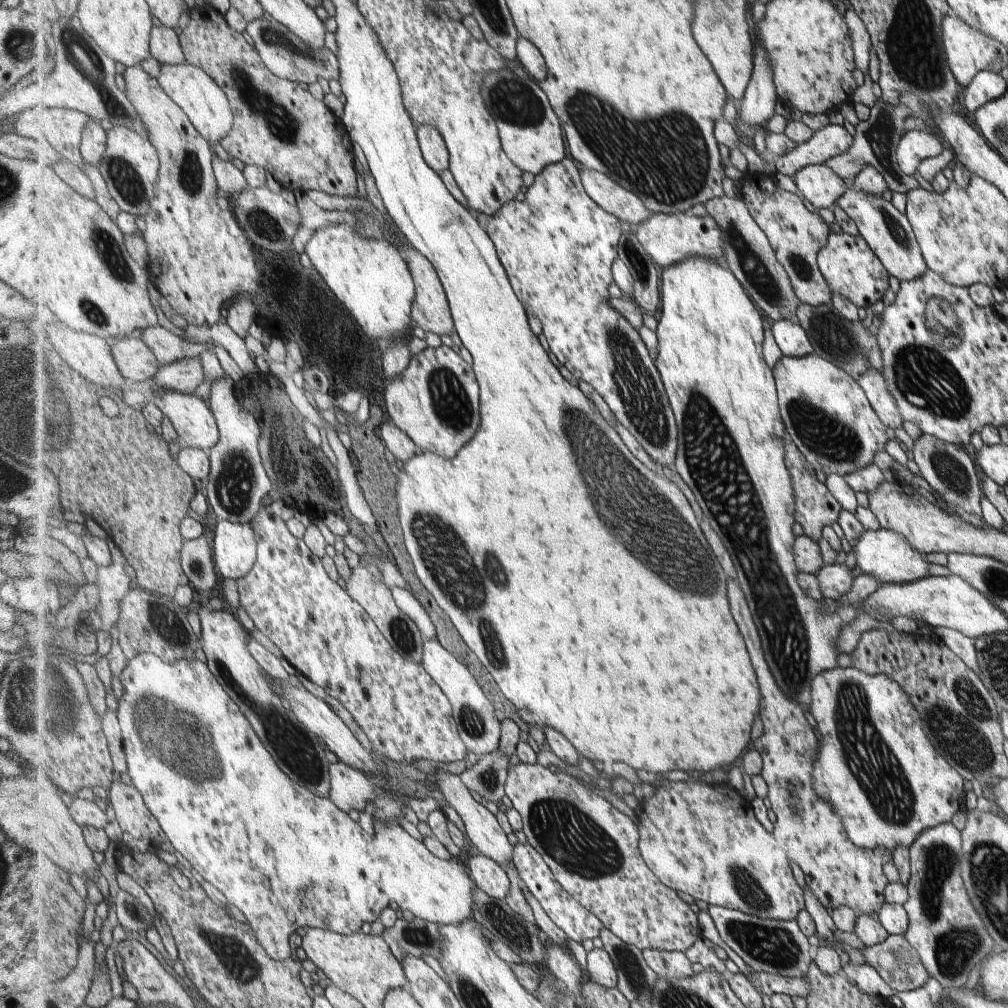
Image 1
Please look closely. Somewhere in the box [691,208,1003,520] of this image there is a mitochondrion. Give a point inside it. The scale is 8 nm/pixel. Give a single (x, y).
(923, 375)

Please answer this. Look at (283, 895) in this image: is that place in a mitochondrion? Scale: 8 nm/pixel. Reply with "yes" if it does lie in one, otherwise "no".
no

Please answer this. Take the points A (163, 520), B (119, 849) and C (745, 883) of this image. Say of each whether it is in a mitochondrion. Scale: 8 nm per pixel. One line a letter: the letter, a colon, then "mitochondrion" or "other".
A: other
B: other
C: mitochondrion

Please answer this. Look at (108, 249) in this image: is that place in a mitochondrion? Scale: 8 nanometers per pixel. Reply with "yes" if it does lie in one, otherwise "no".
yes

